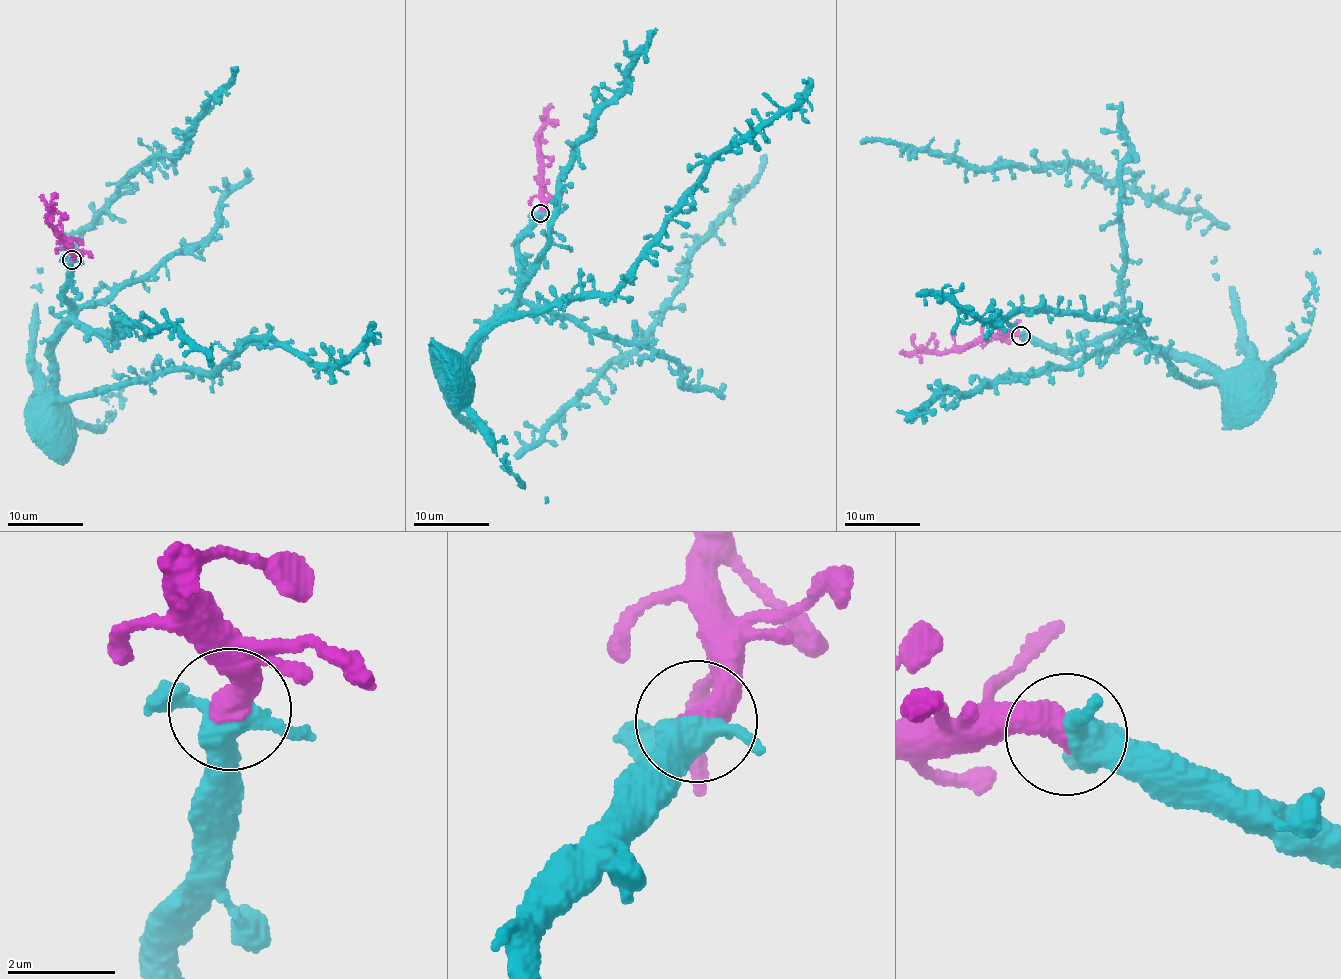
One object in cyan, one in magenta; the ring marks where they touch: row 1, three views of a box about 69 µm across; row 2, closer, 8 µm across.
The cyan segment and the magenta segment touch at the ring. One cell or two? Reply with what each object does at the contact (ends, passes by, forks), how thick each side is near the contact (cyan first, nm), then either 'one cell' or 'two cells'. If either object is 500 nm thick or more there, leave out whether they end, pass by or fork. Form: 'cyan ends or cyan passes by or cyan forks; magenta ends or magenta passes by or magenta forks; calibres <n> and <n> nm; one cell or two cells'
cyan forks; magenta ends; calibres 400 and 480 nm; one cell

